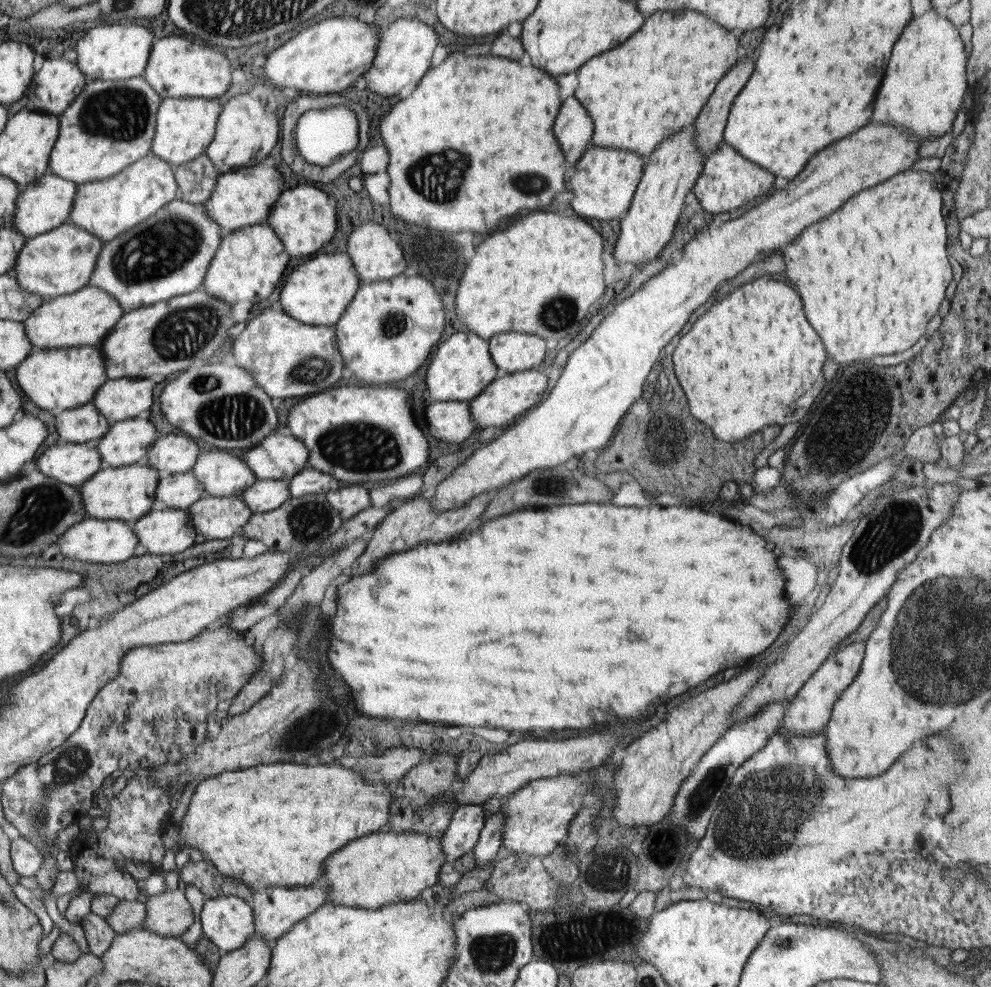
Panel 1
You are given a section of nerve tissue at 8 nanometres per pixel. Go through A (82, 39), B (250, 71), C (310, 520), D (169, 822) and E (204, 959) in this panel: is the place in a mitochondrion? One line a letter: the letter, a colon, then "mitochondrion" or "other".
A: other
B: other
C: mitochondrion
D: other
E: other

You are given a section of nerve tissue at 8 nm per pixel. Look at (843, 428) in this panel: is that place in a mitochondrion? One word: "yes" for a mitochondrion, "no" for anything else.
yes

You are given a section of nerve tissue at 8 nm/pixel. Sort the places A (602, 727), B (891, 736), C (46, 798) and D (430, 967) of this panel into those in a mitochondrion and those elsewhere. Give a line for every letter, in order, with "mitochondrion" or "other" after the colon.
A: other
B: other
C: mitochondrion
D: other

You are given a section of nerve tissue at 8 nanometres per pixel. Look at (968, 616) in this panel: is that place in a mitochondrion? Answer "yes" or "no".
yes

